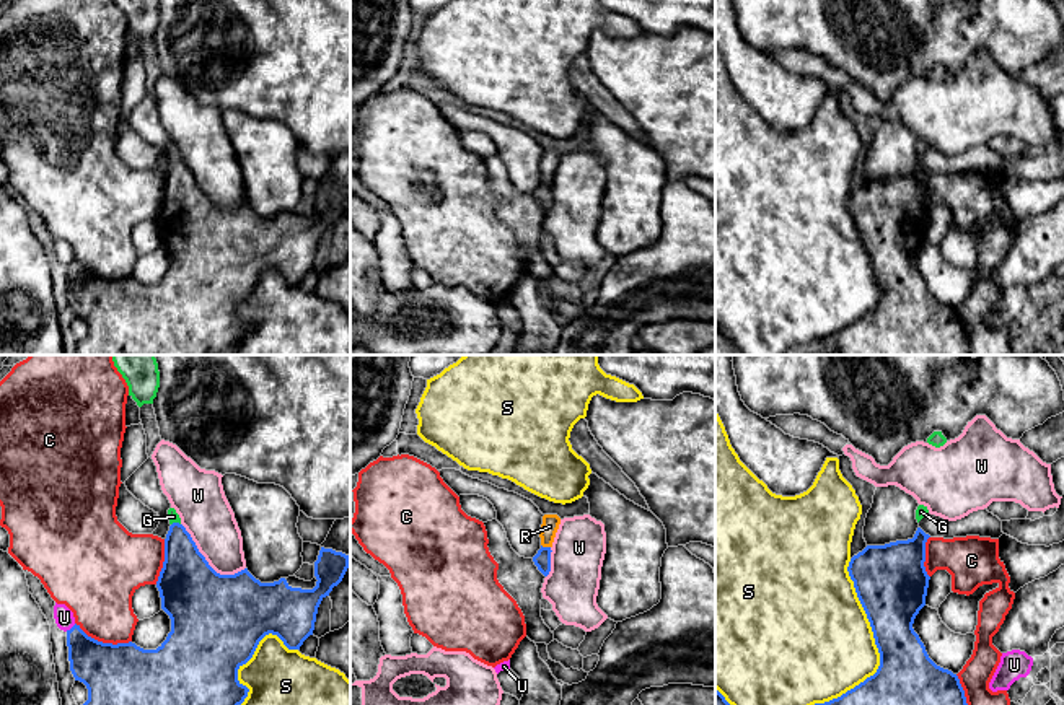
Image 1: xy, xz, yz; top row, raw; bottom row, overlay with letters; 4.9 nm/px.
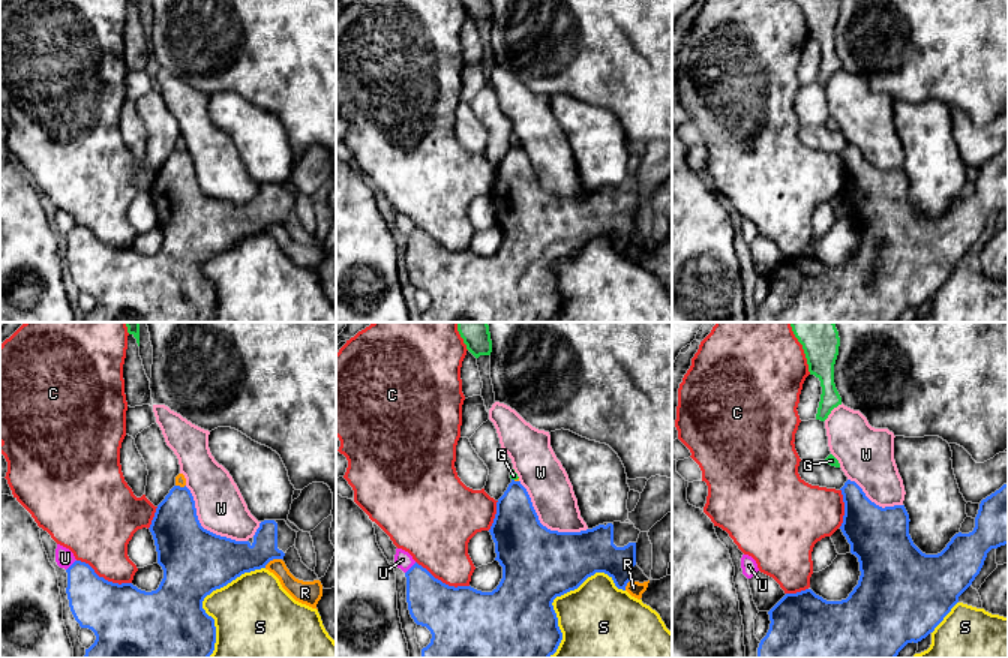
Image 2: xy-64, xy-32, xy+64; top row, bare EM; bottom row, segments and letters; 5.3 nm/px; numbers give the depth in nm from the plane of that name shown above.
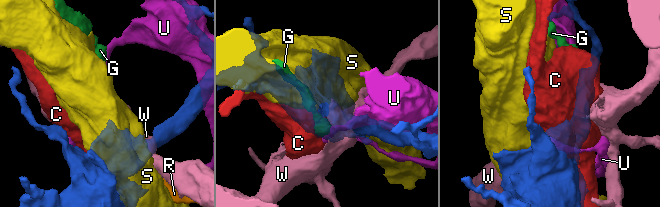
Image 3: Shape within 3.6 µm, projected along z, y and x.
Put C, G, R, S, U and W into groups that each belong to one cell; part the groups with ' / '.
C / G R / S / U / W

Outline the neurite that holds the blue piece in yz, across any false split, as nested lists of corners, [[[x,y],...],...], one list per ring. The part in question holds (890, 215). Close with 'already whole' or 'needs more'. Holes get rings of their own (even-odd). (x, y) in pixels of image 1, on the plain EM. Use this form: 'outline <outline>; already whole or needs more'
outline [[[917,163],[912,174],[867,181],[849,197],[847,207],[870,257],[880,288],[877,308],[838,334],[795,345],[787,355],[969,355],[965,326],[956,309],[937,301],[912,259],[926,241],[930,212],[926,207],[926,177]]]; already whole

